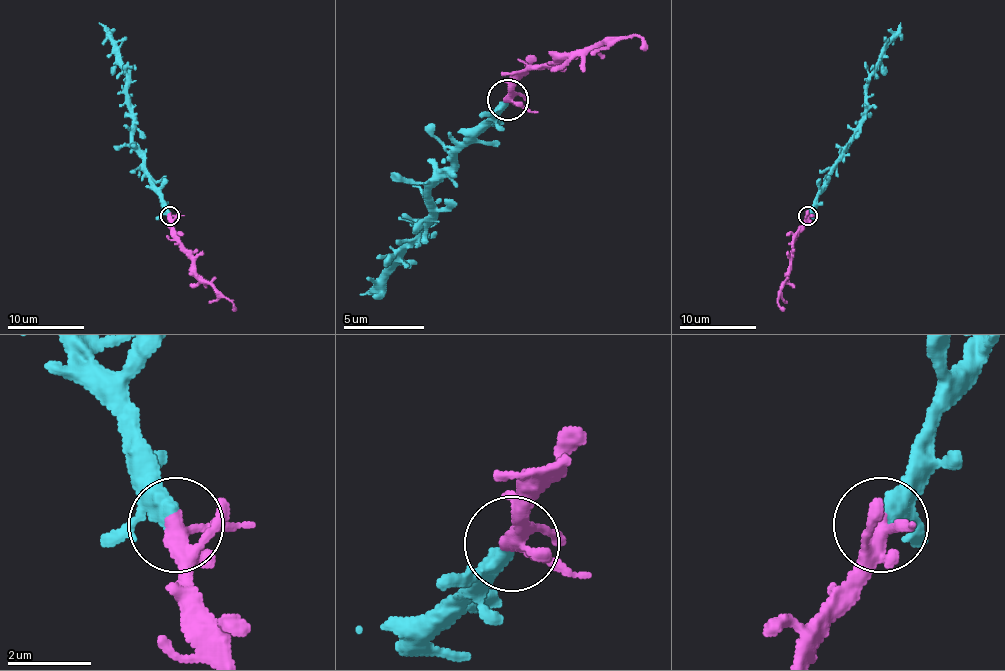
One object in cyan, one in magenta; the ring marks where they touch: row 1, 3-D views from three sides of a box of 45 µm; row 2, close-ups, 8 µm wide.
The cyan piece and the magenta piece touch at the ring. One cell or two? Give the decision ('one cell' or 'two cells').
one cell

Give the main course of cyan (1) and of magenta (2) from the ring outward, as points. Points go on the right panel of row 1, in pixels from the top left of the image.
1: (808, 216), (818, 191), (864, 114), (868, 75), (901, 23)
2: (808, 216), (793, 245), (791, 268), (777, 300), (779, 306), (785, 308)

